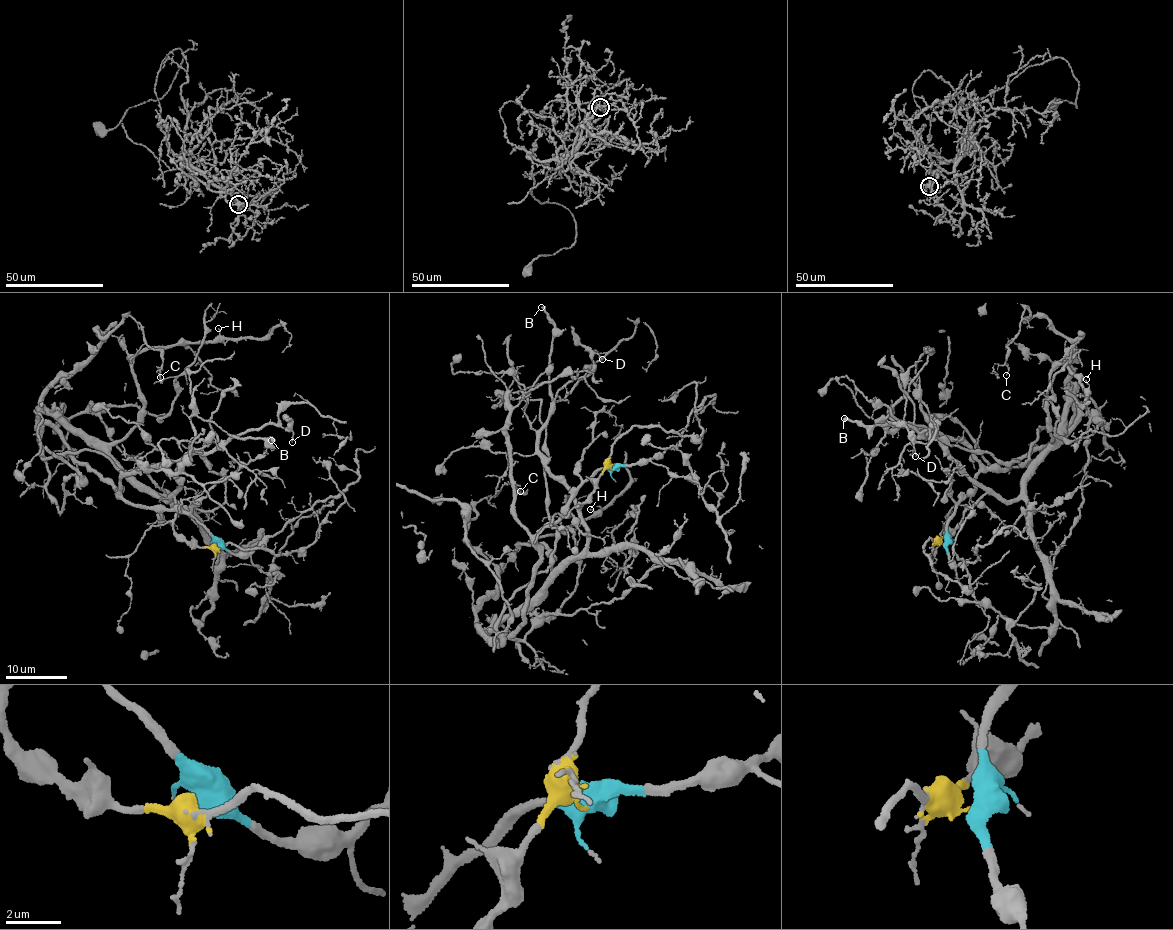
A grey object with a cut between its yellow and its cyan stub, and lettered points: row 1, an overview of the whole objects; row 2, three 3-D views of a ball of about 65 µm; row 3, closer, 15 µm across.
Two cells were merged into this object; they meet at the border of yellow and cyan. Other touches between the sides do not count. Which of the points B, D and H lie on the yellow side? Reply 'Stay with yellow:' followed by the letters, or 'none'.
Stay with yellow: B, D, H

